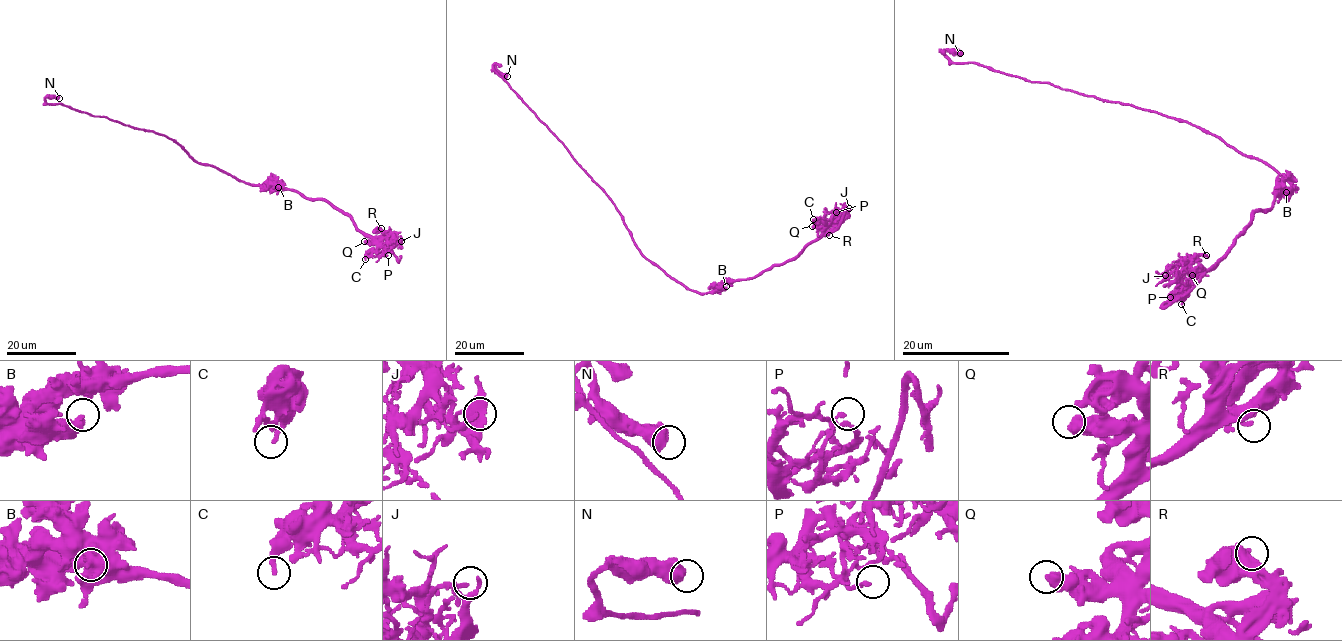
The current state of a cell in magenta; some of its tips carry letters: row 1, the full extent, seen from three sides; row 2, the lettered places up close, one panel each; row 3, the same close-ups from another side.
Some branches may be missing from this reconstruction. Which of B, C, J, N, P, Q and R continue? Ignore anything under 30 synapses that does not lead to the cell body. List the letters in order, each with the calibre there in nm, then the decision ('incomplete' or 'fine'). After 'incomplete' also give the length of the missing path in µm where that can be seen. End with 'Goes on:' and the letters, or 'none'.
B: calibre 480 nm; fine
C: calibre 220 nm; fine
J: calibre 130 nm; fine
N: calibre 750 nm; fine
P: calibre 150 nm; fine
Q: calibre 600 nm; fine
R: calibre 170 nm; fine
Goes on: none

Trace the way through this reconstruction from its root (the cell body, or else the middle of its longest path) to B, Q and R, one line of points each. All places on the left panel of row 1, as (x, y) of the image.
B: (201, 163), (212, 165), (251, 185), (278, 187)
Q: (201, 163), (251, 185), (276, 185), (307, 198), (323, 198), (343, 211), (373, 239), (364, 241)
R: (201, 163), (251, 185), (276, 185), (307, 198), (323, 198), (372, 237), (384, 237), (377, 228), (381, 228)

